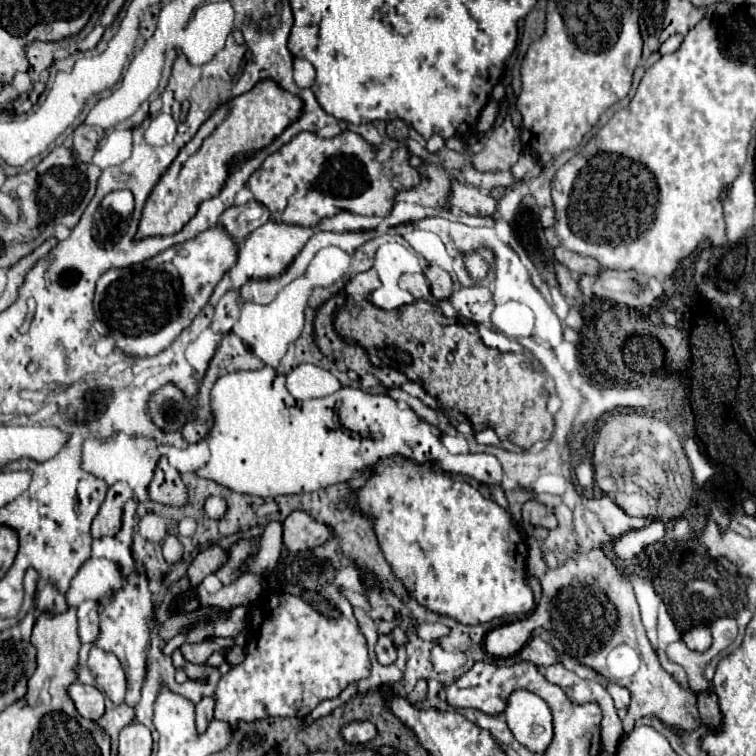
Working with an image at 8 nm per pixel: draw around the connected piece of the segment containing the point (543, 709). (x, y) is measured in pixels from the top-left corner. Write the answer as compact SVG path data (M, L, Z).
M528 690L514 692L508 700L504 716L508 728L522 746L526 746L530 752L546 752L554 738L554 730L550 708L544 704L544 700L540 700L540 696Z

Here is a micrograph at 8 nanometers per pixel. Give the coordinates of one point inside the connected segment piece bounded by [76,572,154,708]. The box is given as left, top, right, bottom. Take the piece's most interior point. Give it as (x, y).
(125, 621)

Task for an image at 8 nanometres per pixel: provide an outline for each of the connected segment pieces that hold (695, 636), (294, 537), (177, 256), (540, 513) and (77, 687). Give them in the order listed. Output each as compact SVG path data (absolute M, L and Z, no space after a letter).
M698 626L698 628L688 630L688 632L682 636L682 640L686 642L688 648L692 648L692 650L696 650L696 652L704 652L704 650L708 650L710 644L712 644L712 634L710 634L710 630L708 630L706 626Z
M292 512L284 522L284 546L290 552L302 552L308 548L322 546L326 540L334 538L324 524L314 522L304 512Z
M216 224L194 240L178 244L142 264L124 270L108 270L106 274L102 274L96 286L96 316L98 320L108 320L108 334L116 340L118 350L130 356L154 356L168 348L176 340L176 336L190 326L194 316L208 304L208 298L212 296L214 286L222 280L226 268L232 268L232 264L236 264L236 252L236 240L226 232L222 224Z
M528 500L524 502L522 506L522 520L526 524L532 524L532 526L542 526L542 528L556 528L556 516L540 502L536 500Z
M76 682L70 686L70 698L74 700L76 710L88 718L88 720L100 720L104 716L104 694L94 688L94 686L86 686L82 682Z

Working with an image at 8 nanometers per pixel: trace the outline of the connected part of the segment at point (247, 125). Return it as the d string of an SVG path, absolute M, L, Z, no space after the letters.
M260 80L250 92L232 98L222 104L196 132L196 136L180 150L176 160L160 176L152 194L148 196L142 218L138 224L136 240L148 236L170 236L180 232L184 224L196 214L196 208L216 196L228 180L232 168L258 150L270 146L292 122L300 118L302 100L300 96L280 88L274 80Z

